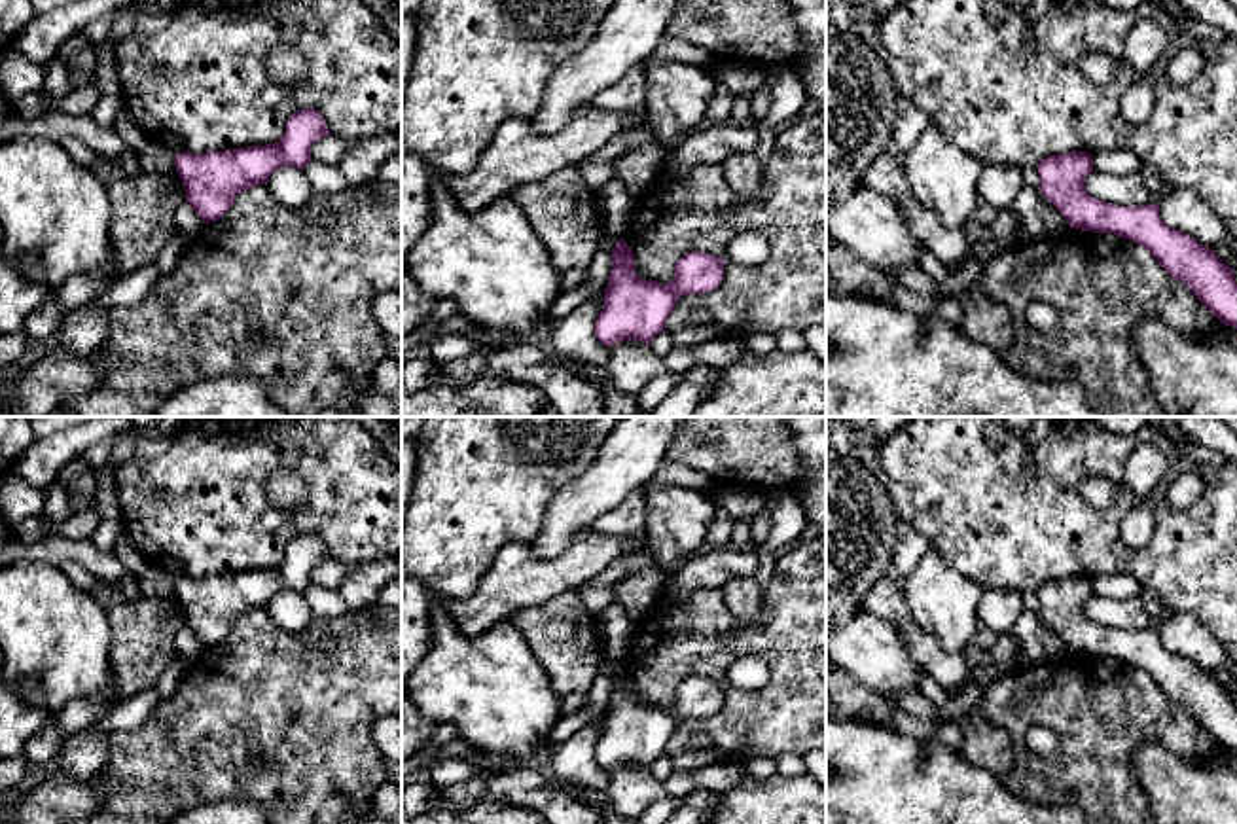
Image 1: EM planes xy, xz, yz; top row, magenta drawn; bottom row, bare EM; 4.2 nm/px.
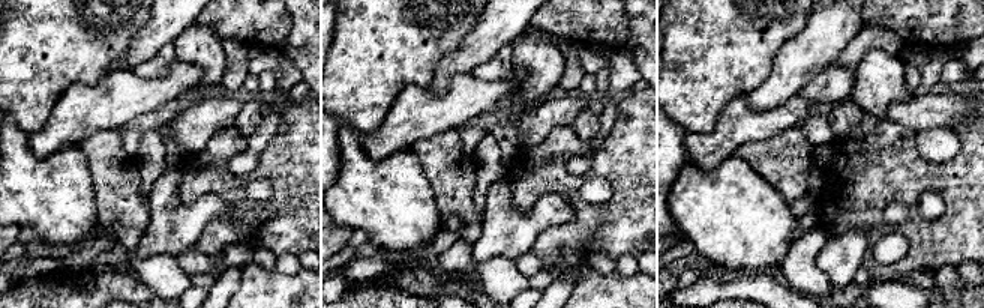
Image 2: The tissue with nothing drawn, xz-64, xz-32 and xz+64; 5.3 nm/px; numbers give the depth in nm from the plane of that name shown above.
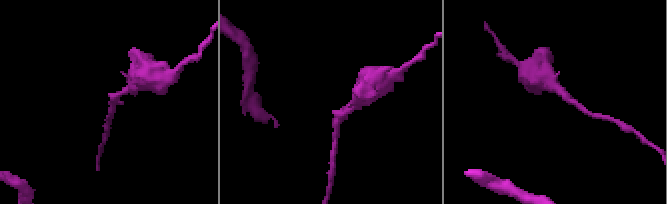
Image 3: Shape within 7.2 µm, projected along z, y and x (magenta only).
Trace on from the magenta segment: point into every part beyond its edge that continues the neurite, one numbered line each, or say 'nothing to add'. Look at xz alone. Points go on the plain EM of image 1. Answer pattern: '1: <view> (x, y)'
nothing to add

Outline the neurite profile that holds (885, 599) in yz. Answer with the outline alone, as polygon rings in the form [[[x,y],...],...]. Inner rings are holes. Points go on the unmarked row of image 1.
[[[890,574],[883,576],[862,599],[862,610],[888,621],[898,631],[913,663],[945,691],[959,690],[966,682],[970,669],[964,655],[945,652],[934,635],[913,621],[900,580]]]

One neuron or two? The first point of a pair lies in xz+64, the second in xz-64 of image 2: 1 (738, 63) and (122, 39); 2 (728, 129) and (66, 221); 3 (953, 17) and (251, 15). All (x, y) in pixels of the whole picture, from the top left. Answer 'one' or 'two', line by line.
1: one
2: two
3: one

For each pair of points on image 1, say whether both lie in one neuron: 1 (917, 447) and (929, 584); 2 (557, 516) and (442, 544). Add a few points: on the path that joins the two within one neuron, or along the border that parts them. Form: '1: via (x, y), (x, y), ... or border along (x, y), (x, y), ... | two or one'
1: border along (932, 546), (950, 567), (967, 576) | two
2: border along (569, 482), (552, 499), (542, 529), (529, 542) | two

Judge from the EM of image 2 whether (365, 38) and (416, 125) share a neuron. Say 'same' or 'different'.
different

